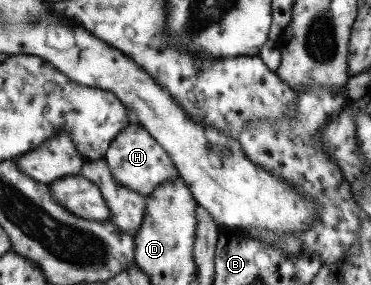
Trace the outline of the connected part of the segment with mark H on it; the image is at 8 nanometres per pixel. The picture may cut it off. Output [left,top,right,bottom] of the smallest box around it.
[103,122,178,195]

